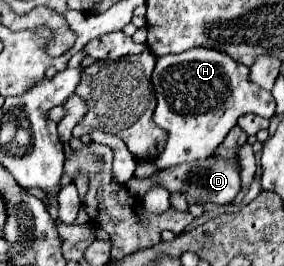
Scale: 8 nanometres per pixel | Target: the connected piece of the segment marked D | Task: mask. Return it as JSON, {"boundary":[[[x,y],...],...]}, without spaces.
{"boundary":[[[207,158],[207,160],[197,160],[197,162],[191,162],[191,164],[179,164],[175,168],[167,168],[167,170],[161,170],[157,172],[157,176],[153,178],[145,178],[145,180],[139,180],[139,178],[131,178],[125,186],[127,190],[137,196],[137,198],[143,198],[143,194],[155,186],[155,184],[161,184],[165,186],[169,192],[183,192],[185,196],[189,196],[189,200],[199,200],[199,202],[213,202],[213,204],[231,204],[235,200],[235,196],[239,194],[241,190],[241,178],[239,178],[239,164],[233,164],[229,160],[219,160],[219,158]]]}

